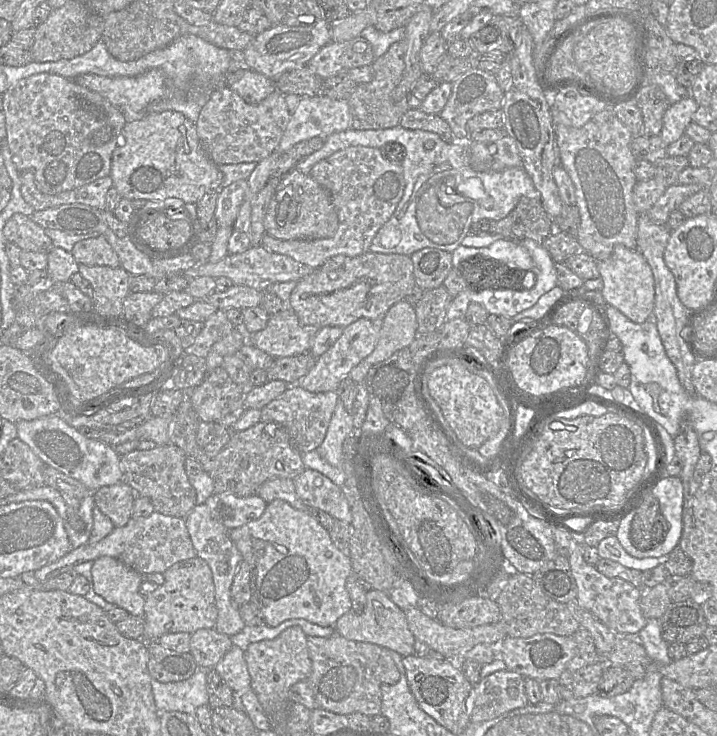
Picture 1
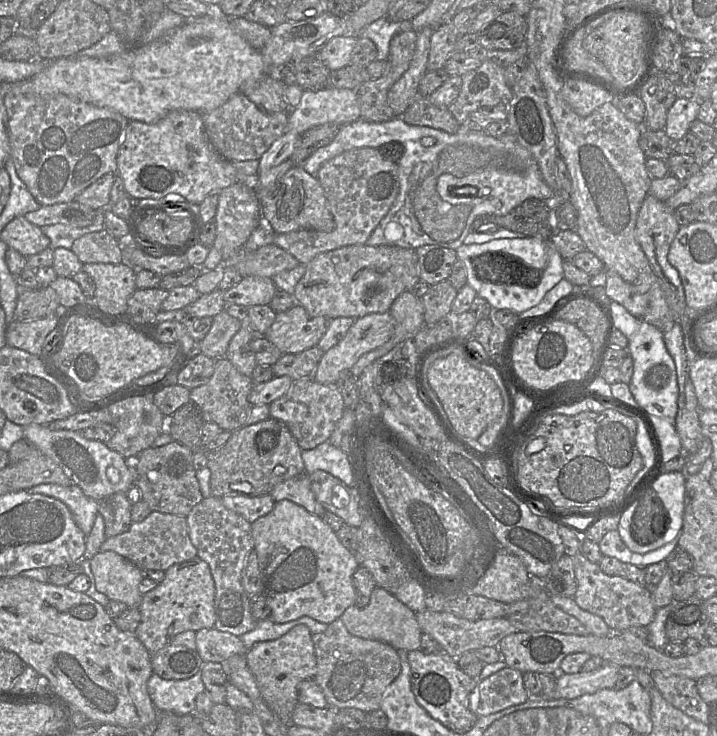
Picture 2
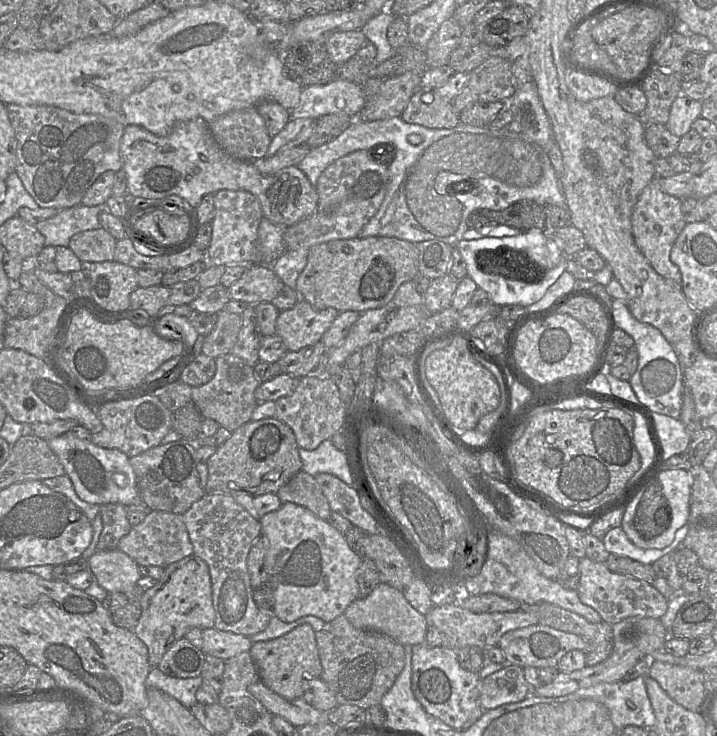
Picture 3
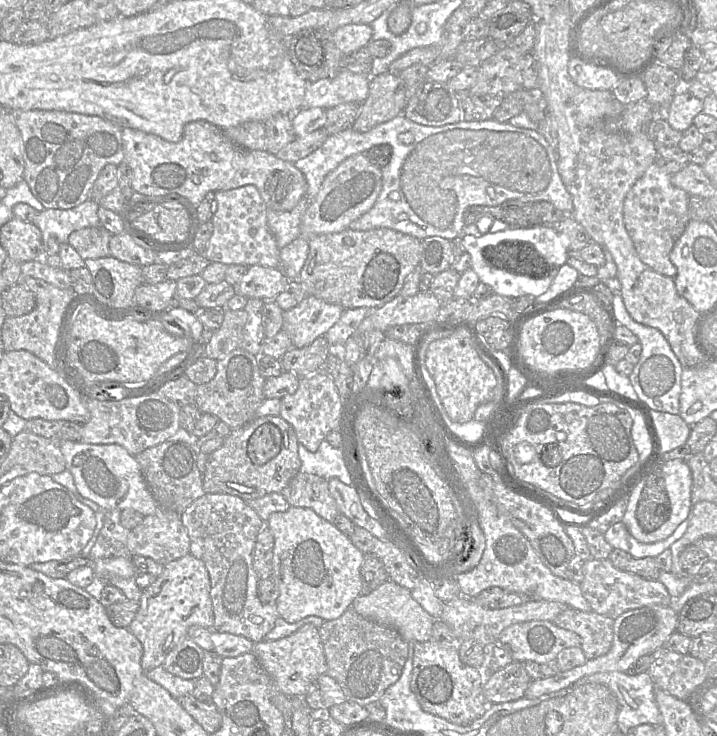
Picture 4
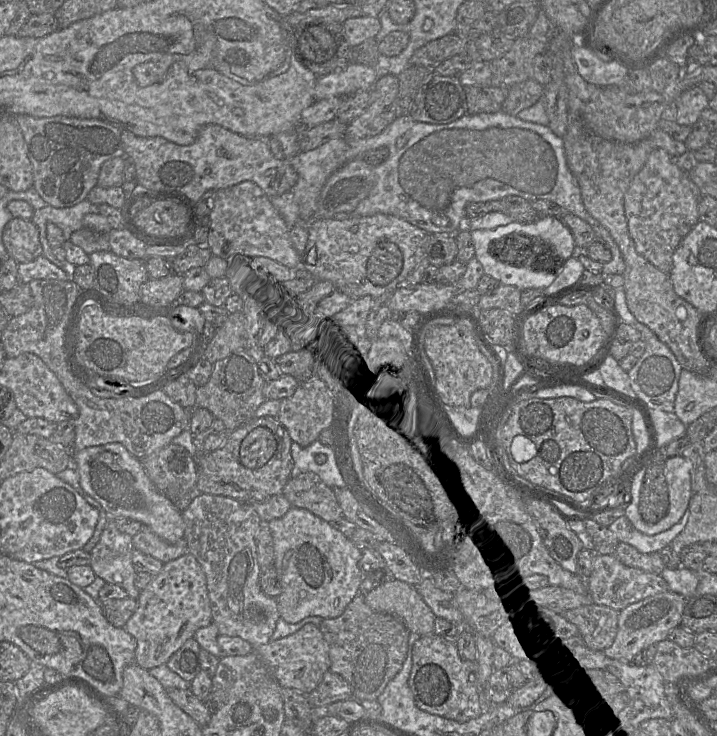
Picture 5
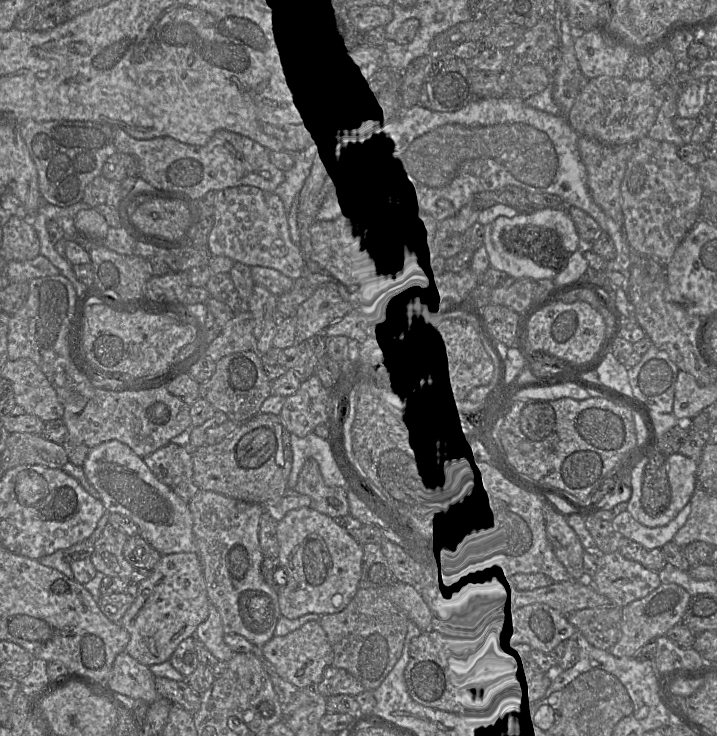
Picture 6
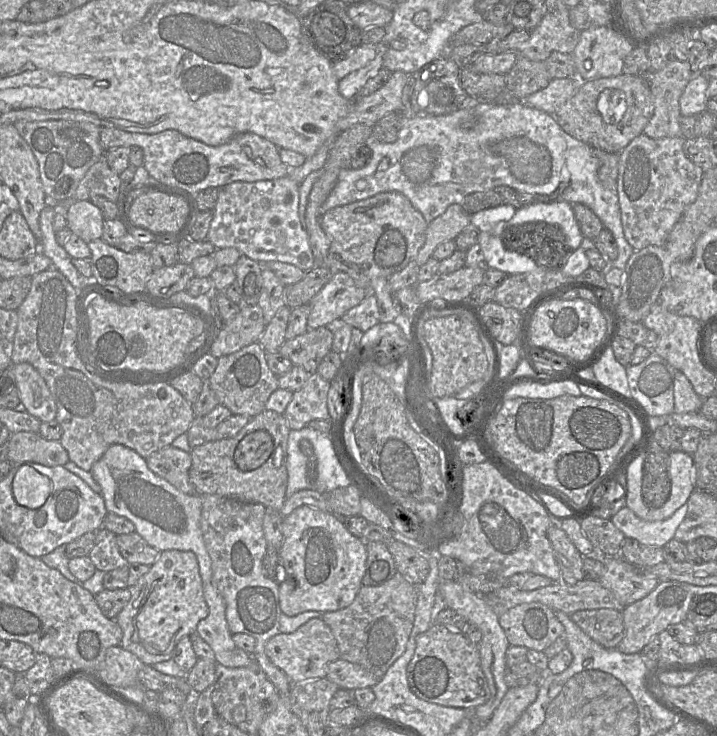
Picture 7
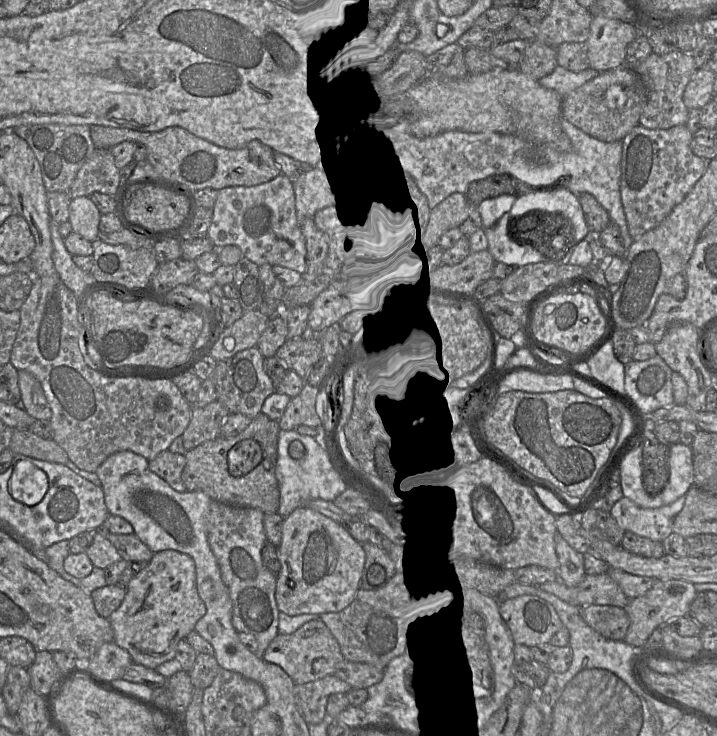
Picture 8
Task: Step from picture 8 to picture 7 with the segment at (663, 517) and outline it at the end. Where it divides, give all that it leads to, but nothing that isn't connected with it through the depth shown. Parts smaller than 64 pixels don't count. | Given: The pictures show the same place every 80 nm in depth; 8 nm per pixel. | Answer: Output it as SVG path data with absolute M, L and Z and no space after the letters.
M687 503L667 519L646 521L625 506L611 518L611 521L625 537L634 538L645 545L663 548L674 538L676 529L685 518L686 513Z

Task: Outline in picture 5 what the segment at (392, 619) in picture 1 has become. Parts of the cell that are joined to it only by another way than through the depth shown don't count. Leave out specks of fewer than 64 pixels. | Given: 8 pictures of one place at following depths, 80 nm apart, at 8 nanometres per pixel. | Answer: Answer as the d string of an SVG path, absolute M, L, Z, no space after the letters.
M393 579L367 593L364 599L372 610L399 618L412 633L425 636L434 632L436 616L415 586Z

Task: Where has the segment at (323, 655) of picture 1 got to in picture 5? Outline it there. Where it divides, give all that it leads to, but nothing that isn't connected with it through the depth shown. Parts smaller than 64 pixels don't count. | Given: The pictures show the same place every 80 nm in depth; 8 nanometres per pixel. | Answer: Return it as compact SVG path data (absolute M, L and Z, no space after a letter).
M359 593L346 607L344 613L332 619L323 619L319 628L328 645L330 671L340 675L350 686L353 699L377 700L387 684L399 673L407 657L410 631L396 616L372 610Z

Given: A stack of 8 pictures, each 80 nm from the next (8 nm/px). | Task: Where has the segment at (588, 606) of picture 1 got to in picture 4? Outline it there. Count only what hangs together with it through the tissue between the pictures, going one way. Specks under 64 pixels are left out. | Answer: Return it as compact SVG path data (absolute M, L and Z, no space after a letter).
M588 559L583 566L583 580L579 584L592 610L615 620L621 614L649 605L668 606L672 603L666 587L658 580L647 580L634 573L615 568L609 559Z

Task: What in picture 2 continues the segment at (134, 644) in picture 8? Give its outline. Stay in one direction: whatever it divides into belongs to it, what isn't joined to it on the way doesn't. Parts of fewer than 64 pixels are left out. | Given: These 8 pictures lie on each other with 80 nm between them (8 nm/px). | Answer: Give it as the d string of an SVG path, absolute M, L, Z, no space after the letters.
M197 556L172 565L164 573L164 579L143 595L138 608L141 620L134 634L150 654L166 646L177 634L215 625L215 585L208 563Z

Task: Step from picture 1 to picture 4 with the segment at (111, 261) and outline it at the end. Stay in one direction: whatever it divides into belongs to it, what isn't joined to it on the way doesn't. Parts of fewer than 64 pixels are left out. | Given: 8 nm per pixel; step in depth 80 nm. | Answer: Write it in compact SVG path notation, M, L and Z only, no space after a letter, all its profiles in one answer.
M86 227L73 231L68 243L84 259L97 259L110 256L109 241L112 234L104 227Z

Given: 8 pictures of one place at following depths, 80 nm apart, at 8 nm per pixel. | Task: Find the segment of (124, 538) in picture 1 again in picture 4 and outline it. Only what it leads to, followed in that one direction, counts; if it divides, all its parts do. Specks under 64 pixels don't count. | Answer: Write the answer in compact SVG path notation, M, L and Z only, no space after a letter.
M159 509L130 530L127 547L132 555L148 557L165 565L190 554L190 539L181 514Z

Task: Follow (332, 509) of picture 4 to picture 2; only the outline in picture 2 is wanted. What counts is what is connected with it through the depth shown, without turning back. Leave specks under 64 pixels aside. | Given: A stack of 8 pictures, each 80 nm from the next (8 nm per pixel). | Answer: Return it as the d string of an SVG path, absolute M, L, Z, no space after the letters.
M306 473L277 484L269 494L275 501L288 499L320 517L327 511L316 499L311 488L309 475Z

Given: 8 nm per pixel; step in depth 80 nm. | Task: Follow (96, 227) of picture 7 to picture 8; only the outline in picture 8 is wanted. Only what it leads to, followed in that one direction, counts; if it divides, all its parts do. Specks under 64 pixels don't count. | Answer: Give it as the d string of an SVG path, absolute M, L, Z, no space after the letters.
M90 196L71 199L68 221L72 231L80 234L89 242L98 239L101 213Z

